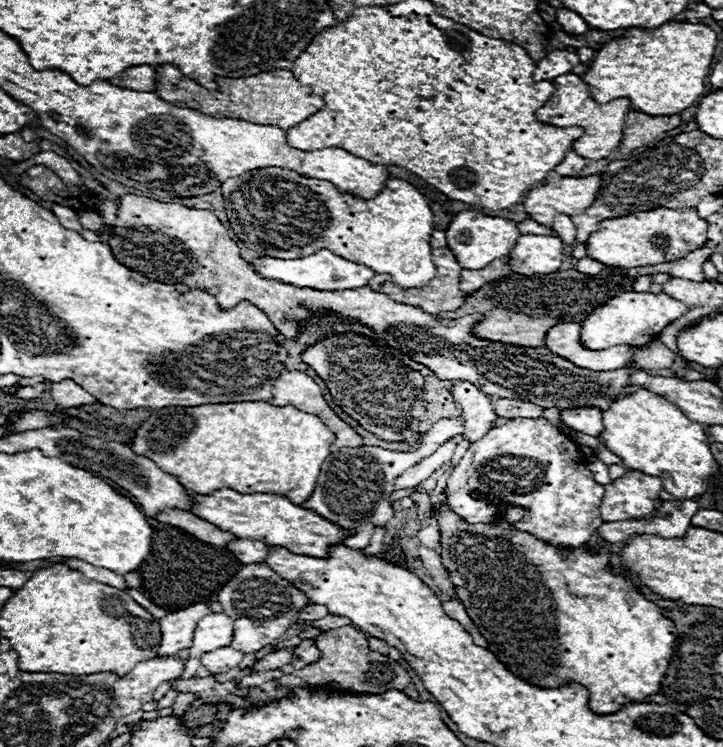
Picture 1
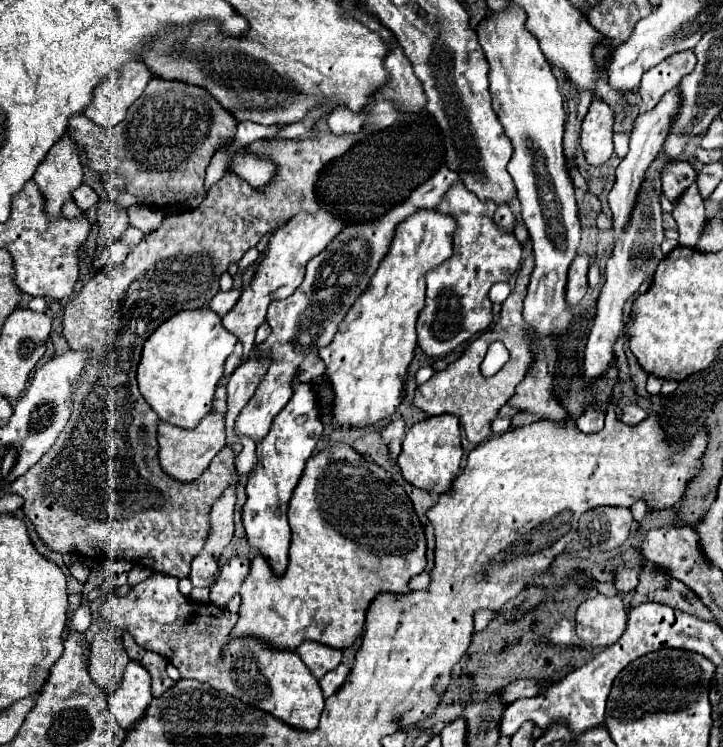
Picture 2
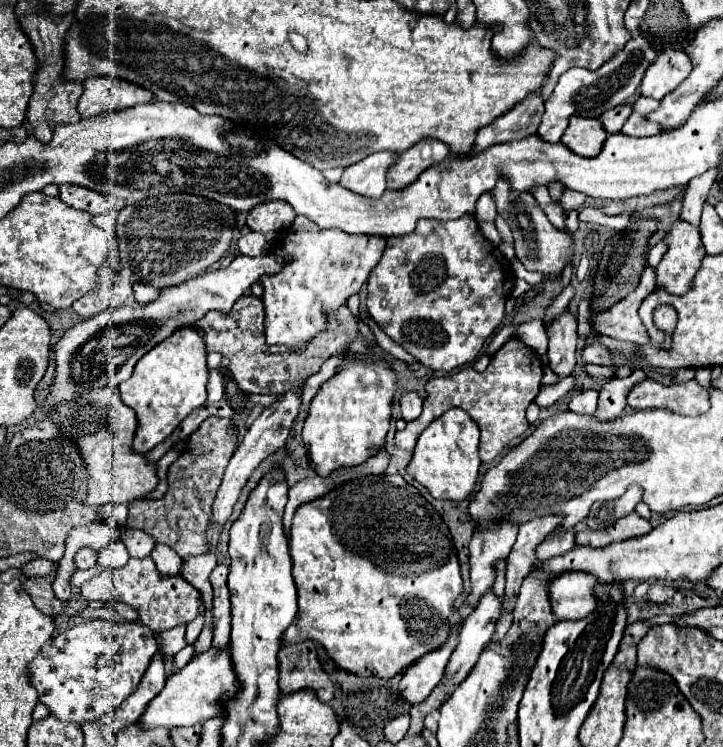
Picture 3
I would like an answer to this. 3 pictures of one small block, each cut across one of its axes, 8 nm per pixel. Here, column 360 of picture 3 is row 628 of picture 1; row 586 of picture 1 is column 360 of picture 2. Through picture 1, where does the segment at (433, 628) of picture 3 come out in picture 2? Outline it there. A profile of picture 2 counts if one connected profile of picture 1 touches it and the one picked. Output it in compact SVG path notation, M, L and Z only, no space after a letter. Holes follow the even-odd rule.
M334 444L334 446L314 454L308 460L308 464L306 464L306 468L302 472L302 478L300 478L300 482L294 488L290 506L288 506L288 522L290 522L290 528L292 528L292 544L290 544L290 564L288 564L288 570L286 570L284 576L276 576L276 574L272 574L268 562L262 556L254 556L252 558L250 574L244 580L242 590L240 590L240 596L242 596L240 618L238 618L236 626L232 628L230 640L232 638L242 638L242 636L252 636L252 638L258 638L258 640L266 642L270 648L276 648L276 650L294 650L304 640L314 640L314 642L320 642L320 644L326 644L326 646L338 648L338 650L350 648L356 642L356 638L362 634L362 630L364 630L364 618L366 618L366 610L368 610L370 602L380 592L408 594L410 592L410 586L408 586L410 578L426 570L426 536L424 536L424 528L422 528L422 524L420 524L420 520L418 520L418 516L414 512L414 506L412 506L406 490L402 488L402 484L398 484L398 488L396 488L396 482L390 478L388 472L384 472L384 468L380 468L378 464L366 460L362 454L358 454L354 448L350 448L346 444Z

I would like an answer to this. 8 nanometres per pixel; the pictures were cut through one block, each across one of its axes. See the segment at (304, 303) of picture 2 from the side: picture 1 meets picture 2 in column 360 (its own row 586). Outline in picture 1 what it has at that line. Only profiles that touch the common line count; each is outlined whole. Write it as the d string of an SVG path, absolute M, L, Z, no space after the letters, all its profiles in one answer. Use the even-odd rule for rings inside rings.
M264 564L244 566L218 592L218 602L222 604L224 614L228 614L236 626L232 648L244 654L258 652L264 646L274 644L288 630L288 626L296 622L296 610L300 610L300 606L310 604L308 598L304 598L304 594L300 594L296 586L292 586L292 582L284 582L284 578L272 574L272 570L268 570L268 566ZM256 608L264 608L266 612L256 612Z

